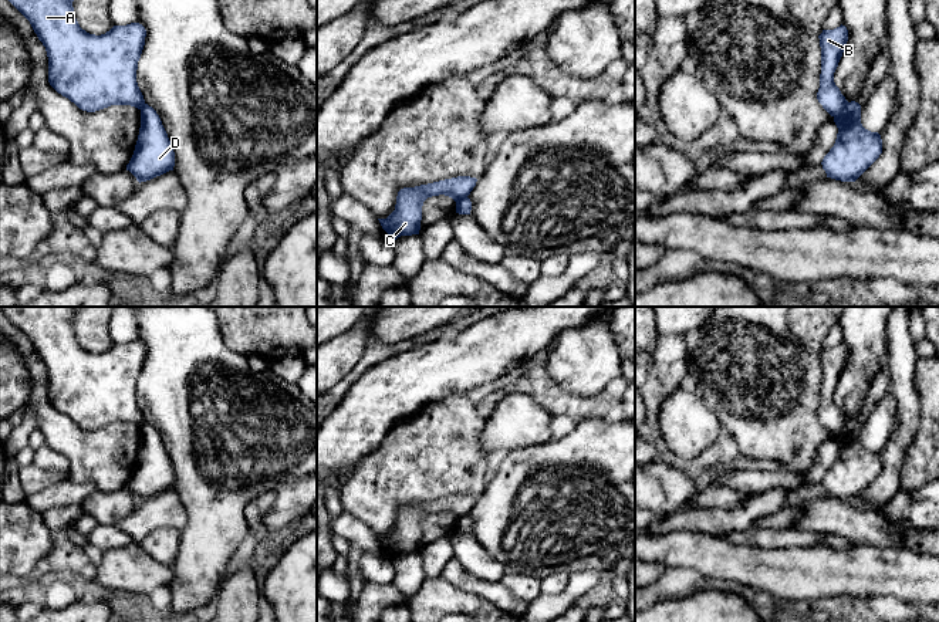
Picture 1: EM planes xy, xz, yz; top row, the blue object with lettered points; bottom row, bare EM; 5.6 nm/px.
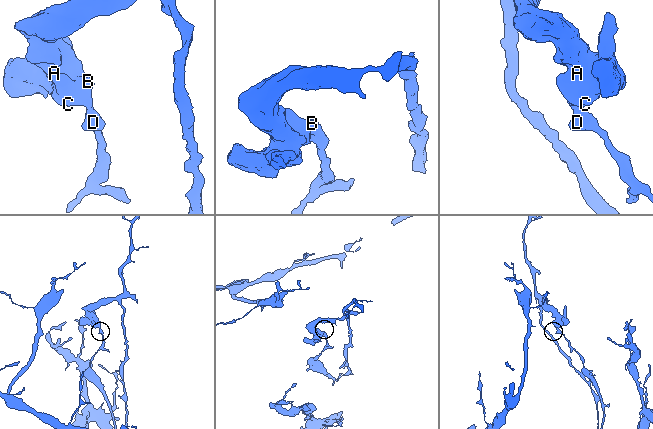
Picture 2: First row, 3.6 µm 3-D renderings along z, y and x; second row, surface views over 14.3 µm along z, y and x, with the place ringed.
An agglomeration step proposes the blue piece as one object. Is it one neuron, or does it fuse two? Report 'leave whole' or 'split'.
split

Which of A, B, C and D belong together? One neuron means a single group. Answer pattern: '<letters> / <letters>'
A B C / D

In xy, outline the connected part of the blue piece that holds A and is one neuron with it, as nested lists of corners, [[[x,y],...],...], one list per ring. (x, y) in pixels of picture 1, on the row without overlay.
[[[0,307],[6,317],[30,339],[48,375],[48,400],[80,427],[95,430],[111,423],[141,427],[143,413],[136,400],[146,348],[139,341],[114,344],[101,354],[82,348],[72,320],[80,307]]]

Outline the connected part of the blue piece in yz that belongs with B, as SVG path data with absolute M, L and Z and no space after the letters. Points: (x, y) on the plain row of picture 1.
M841 342L834 348L823 348L818 356L821 365L821 392L817 418L831 435L837 436L848 422L834 400L834 391L848 359L848 348Z

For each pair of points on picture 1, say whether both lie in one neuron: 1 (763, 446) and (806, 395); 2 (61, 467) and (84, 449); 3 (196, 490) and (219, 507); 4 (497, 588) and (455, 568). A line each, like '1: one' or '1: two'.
1: one
2: two
3: one
4: one

